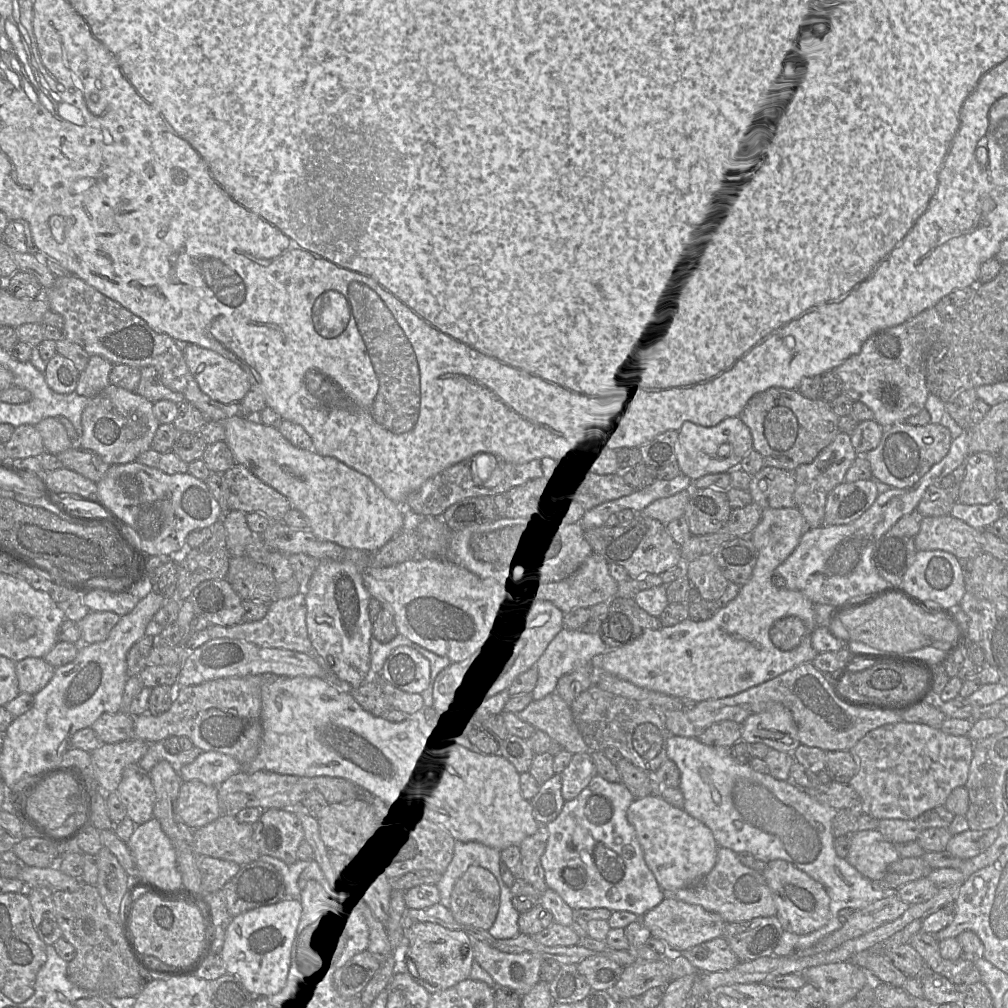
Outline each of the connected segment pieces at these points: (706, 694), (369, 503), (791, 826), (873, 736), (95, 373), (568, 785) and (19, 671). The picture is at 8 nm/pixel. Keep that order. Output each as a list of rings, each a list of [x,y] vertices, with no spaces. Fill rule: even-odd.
[[[796,507],[763,509],[759,523],[750,534],[758,551],[755,567],[748,582],[740,587],[732,601],[708,620],[687,618],[673,626],[647,630],[630,644],[607,650],[596,660],[598,666],[638,687],[698,703],[733,696],[803,663],[811,663],[818,654],[812,646],[812,634],[817,627],[814,604],[801,592],[778,588],[771,582],[777,566],[794,551],[807,529],[806,520]]]
[[[240,415],[220,422],[235,463],[244,465],[284,495],[292,508],[307,517],[309,529],[318,539],[375,552],[402,531],[405,506],[387,498],[366,475],[334,457],[295,447],[278,428],[263,424],[255,417]]]
[[[670,734],[666,754],[680,771],[678,788],[684,796],[683,809],[711,830],[719,847],[728,848],[736,854],[749,852],[756,860],[765,863],[784,860],[825,888],[830,898],[828,922],[806,935],[783,931],[772,956],[790,956],[813,946],[842,926],[838,920],[841,909],[850,908],[855,911],[865,908],[888,893],[875,888],[870,879],[836,854],[832,821],[837,809],[812,798],[792,781],[777,780],[770,774],[753,770],[749,764],[736,762],[729,747],[708,746],[697,738]],[[701,768],[708,772],[705,779],[699,774]]]
[[[905,721],[883,725],[868,732],[850,749],[857,764],[857,773],[848,784],[861,798],[861,813],[878,820],[914,820],[929,809],[943,806],[952,790],[967,782],[973,757],[973,741],[977,742],[968,736],[949,735],[941,729]]]
[[[92,355],[78,379],[75,393],[92,398],[105,389],[109,383],[109,373],[113,364],[101,356]]]
[[[590,753],[573,754],[568,766],[560,774],[564,801],[576,798],[597,774]]]
[[[28,657],[16,662],[16,675],[20,693],[37,694],[54,675],[55,668],[43,658]]]

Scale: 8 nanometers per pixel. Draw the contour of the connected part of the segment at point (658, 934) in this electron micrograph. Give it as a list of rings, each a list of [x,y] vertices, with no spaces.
[[[664,898],[659,905],[639,918],[642,919],[653,937],[662,940],[669,949],[679,952],[722,937],[726,925],[719,914],[707,911],[699,905],[688,904],[672,898]]]

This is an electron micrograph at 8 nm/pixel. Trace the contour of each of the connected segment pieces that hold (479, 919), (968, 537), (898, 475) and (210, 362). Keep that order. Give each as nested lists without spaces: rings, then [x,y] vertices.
[[[470,866],[453,886],[449,911],[456,922],[489,930],[497,916],[500,888],[493,874],[480,866]]]
[[[950,515],[923,517],[915,537],[916,551],[942,550],[962,562],[982,553],[983,530]]]
[[[897,423],[884,429],[880,443],[875,449],[870,450],[866,454],[859,454],[859,456],[865,456],[868,460],[871,467],[872,478],[877,478],[879,481],[892,488],[905,489],[915,485],[932,466],[940,462],[946,456],[951,442],[952,438],[949,429],[940,423],[928,423],[922,426]]]
[[[196,344],[182,348],[184,360],[200,389],[212,400],[240,403],[251,388],[248,373],[236,362]]]

